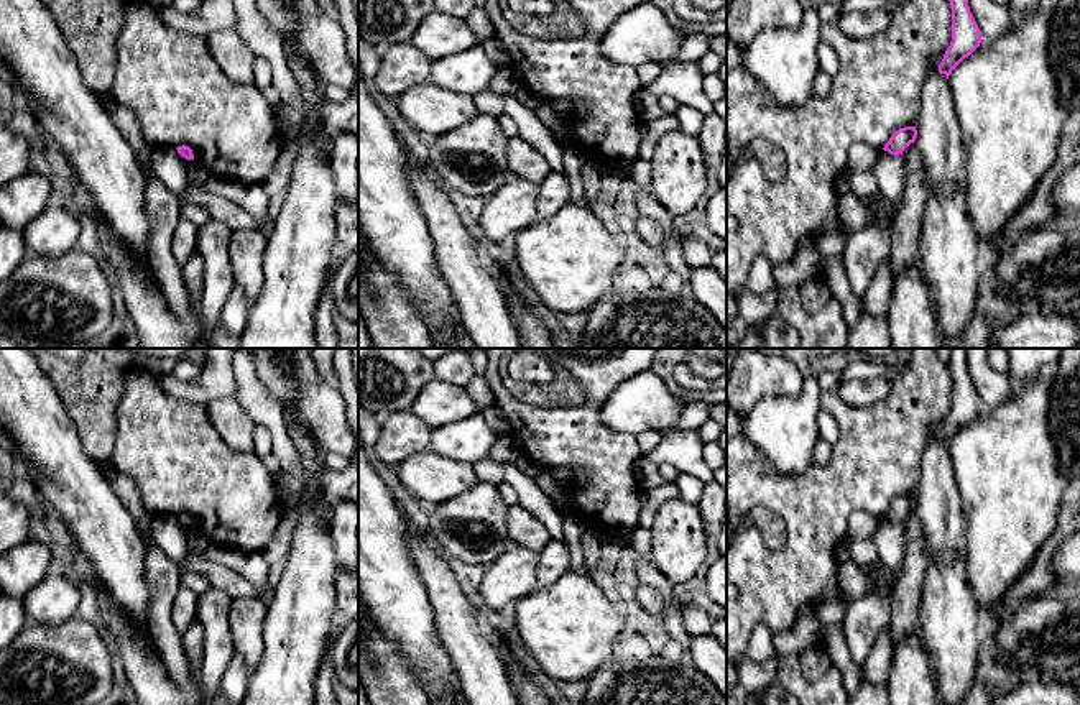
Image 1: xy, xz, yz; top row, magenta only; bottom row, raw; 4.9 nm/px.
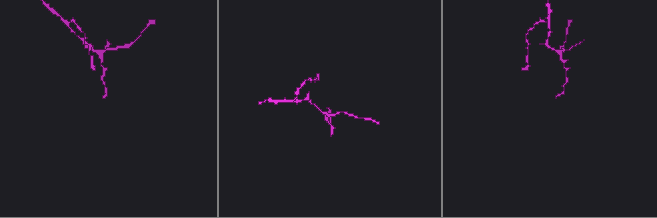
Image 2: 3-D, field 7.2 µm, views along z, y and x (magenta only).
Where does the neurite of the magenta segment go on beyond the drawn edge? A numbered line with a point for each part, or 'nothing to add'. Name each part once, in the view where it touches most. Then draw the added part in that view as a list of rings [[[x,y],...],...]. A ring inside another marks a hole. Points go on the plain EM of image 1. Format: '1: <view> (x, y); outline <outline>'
nothing to add

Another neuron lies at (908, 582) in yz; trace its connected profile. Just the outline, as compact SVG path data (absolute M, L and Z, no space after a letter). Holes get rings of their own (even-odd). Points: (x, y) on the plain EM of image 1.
M917 511L902 519L906 529L906 552L901 569L893 577L893 605L889 634L893 651L919 631L919 610L929 559L924 551L924 532Z

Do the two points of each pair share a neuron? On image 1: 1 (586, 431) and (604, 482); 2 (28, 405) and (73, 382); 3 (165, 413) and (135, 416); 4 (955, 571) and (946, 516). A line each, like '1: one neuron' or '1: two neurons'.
1: one neuron
2: two neurons
3: one neuron
4: two neurons

